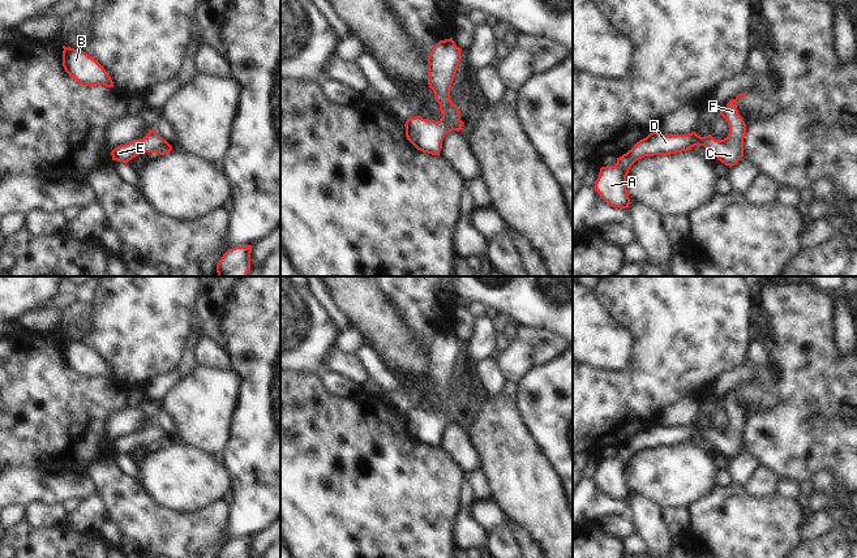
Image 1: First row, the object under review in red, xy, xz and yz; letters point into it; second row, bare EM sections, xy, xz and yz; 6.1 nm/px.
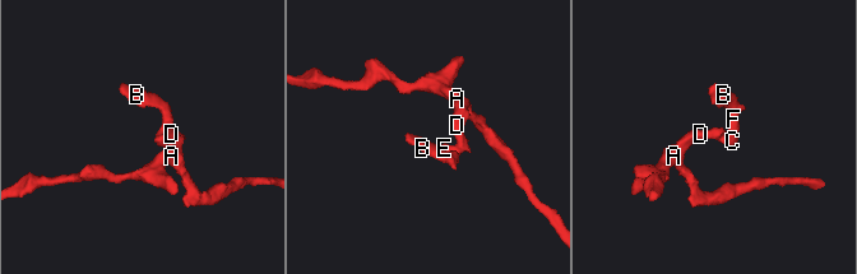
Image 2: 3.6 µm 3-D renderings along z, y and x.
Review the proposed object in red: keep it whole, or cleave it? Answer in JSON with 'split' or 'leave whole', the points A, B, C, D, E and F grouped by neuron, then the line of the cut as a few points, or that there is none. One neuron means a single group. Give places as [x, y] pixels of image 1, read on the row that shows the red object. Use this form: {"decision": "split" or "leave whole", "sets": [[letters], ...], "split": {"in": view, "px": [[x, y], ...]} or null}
{"decision": "leave whole", "sets": [["A", "B", "C", "D", "E", "F"]], "split": null}

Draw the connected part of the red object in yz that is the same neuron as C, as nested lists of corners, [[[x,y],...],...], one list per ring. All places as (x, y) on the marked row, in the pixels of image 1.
[[[747,93],[740,94],[736,99],[728,102],[720,111],[729,126],[729,134],[724,140],[715,140],[711,134],[700,137],[695,132],[687,134],[660,134],[650,133],[640,140],[622,156],[617,158],[614,166],[601,167],[595,183],[595,192],[613,207],[627,209],[630,202],[626,189],[626,176],[631,166],[644,158],[654,155],[670,155],[691,150],[694,146],[704,146],[724,163],[734,166],[744,156],[744,138],[746,124],[737,110],[737,100]]]

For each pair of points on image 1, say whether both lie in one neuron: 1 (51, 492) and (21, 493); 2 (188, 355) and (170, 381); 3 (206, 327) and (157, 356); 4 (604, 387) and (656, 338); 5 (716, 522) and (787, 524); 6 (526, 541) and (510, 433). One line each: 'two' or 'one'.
1: one
2: one
3: two
4: one
5: one
6: two

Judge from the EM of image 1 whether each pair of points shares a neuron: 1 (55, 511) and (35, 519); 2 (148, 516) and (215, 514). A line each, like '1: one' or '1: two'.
1: one
2: one

